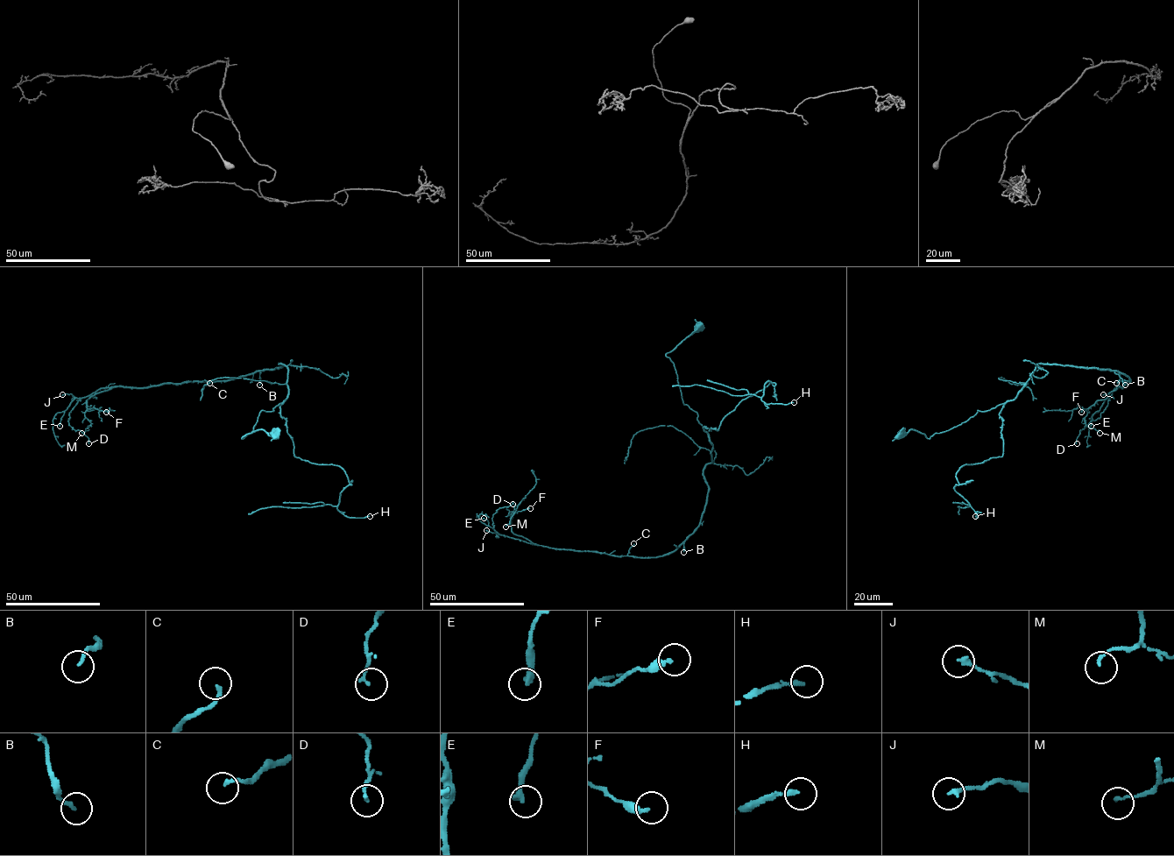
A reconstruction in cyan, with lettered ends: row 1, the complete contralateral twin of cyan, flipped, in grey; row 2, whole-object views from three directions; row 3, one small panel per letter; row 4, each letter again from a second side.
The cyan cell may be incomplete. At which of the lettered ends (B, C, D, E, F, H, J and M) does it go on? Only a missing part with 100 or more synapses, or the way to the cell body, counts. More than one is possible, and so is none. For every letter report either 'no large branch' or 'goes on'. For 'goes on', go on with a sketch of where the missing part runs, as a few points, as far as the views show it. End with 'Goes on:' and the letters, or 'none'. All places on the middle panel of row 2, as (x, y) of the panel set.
B: no large branch
C: no large branch
D: no large branch
E: no large branch
F: no large branch
H: goes on
J: no large branch
M: no large branch
Goes on: H

